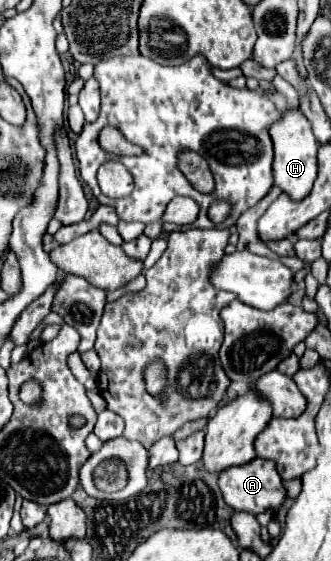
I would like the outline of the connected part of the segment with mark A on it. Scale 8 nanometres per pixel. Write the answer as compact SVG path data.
M255 457L255 461L251 461L247 465L237 465L235 469L225 469L223 473L219 473L219 489L221 489L227 505L231 505L237 511L247 511L253 515L263 513L273 507L279 509L287 497L287 491L277 473L275 461L267 461L261 457Z

